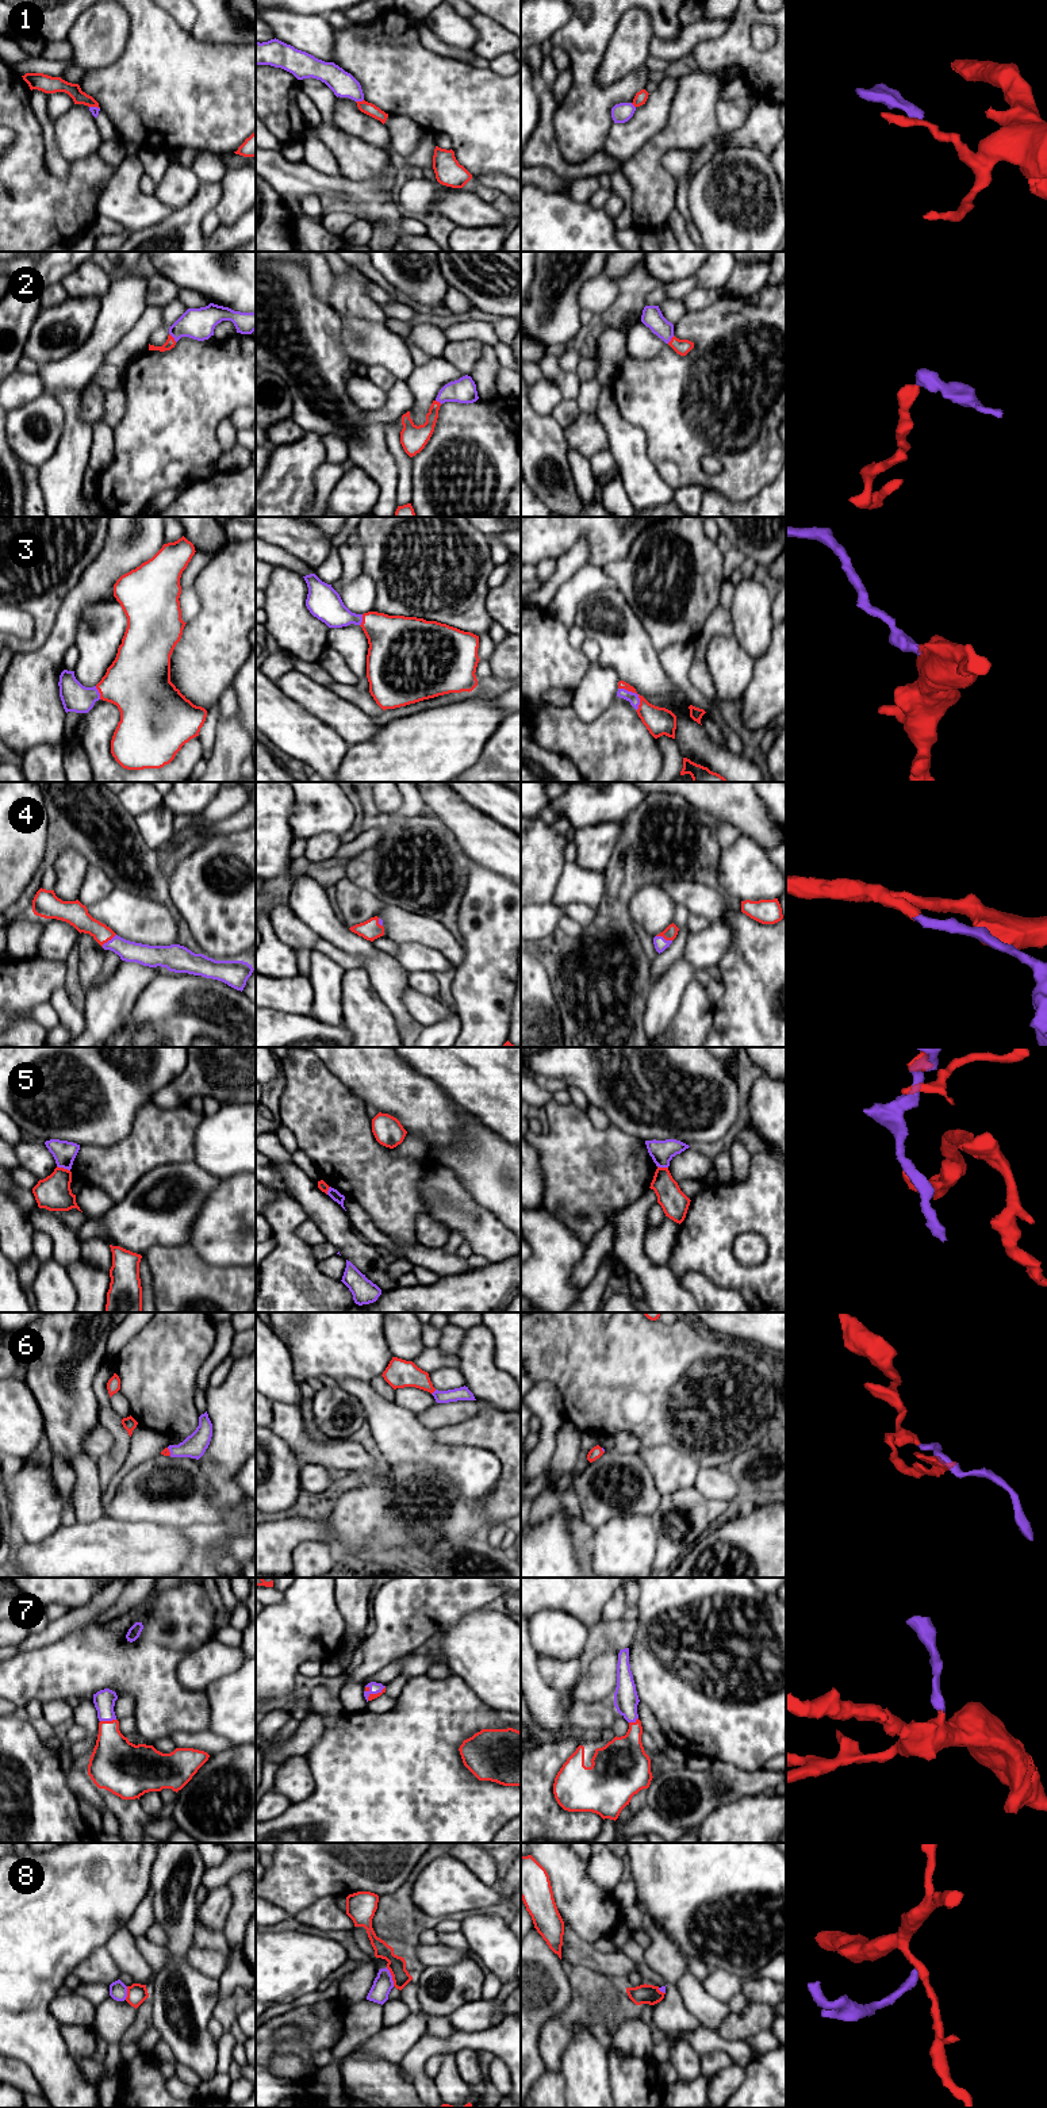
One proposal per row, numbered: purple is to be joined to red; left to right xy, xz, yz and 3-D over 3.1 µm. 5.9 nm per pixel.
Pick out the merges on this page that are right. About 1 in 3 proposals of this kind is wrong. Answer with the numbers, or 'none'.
2, 3, 4, 6, 7

